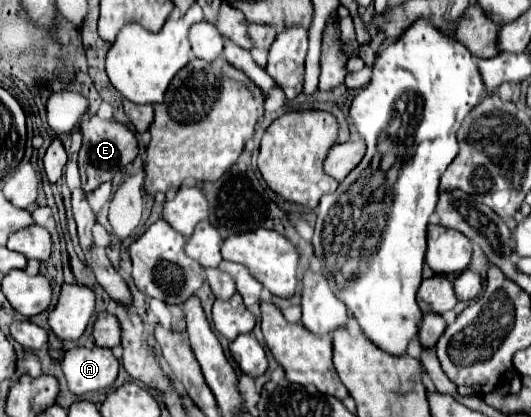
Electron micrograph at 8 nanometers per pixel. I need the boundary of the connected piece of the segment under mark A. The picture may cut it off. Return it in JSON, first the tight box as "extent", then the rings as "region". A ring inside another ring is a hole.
{"extent":[60,347,120,395],"region":[[[72,347],[66,351],[60,365],[68,381],[68,389],[74,395],[108,389],[120,369],[118,359],[104,347]]]}

